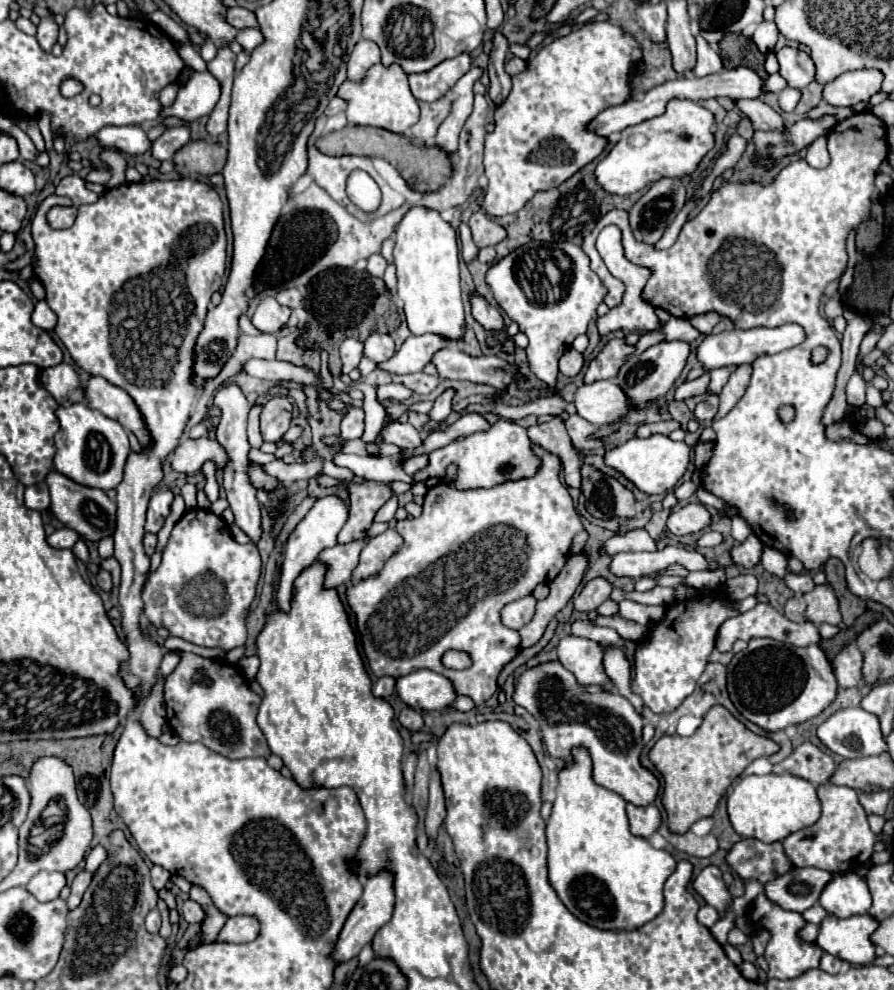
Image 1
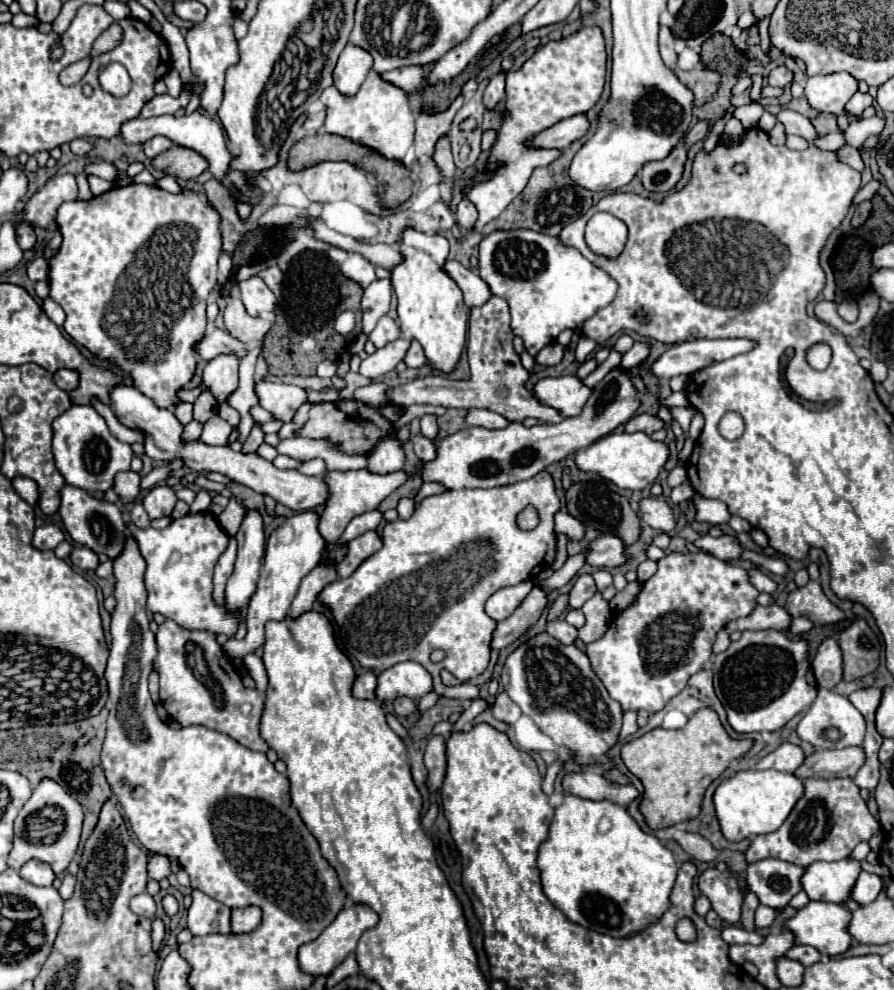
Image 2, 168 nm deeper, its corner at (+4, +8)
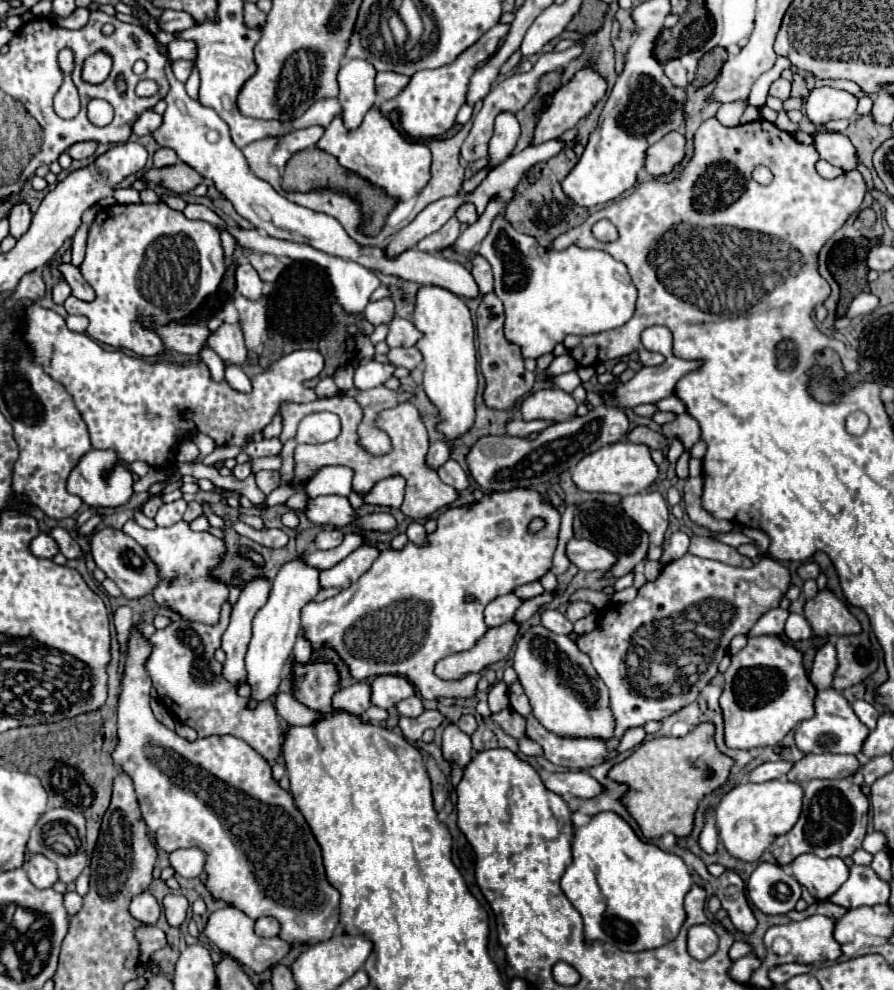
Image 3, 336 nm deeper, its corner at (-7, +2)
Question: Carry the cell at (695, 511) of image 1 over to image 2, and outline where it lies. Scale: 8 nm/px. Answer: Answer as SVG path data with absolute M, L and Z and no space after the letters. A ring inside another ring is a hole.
M642 498L638 502L638 510L636 514L640 516L640 520L648 526L652 526L654 530L662 530L662 532L672 532L674 530L674 516L672 516L672 508L664 498Z

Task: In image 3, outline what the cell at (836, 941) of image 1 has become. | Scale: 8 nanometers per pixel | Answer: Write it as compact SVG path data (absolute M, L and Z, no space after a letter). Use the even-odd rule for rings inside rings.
M813 914L805 920L799 920L799 922L787 922L787 924L781 924L781 926L771 926L765 934L765 946L767 946L767 956L765 956L765 966L761 966L763 970L769 970L773 966L779 966L779 964L787 964L787 962L799 962L799 964L821 964L825 960L839 960L841 956L841 944L835 940L833 936L835 932L835 920L829 918L829 916L821 916L821 914ZM775 938L785 938L789 940L791 944L791 950L789 954L785 956L779 956L771 950L771 944Z

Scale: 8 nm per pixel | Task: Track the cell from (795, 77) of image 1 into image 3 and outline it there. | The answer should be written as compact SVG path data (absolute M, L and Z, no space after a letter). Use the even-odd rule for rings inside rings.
M785 78L775 80L775 82L771 84L771 90L769 90L771 96L777 96L777 98L781 98L781 100L787 100L787 98L789 98L789 92L791 92L791 82L785 80Z

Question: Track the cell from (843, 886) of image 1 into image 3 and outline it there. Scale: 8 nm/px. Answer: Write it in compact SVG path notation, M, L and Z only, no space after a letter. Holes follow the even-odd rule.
M815 854L795 858L791 872L817 902L831 898L849 878L849 868L841 858L817 858Z

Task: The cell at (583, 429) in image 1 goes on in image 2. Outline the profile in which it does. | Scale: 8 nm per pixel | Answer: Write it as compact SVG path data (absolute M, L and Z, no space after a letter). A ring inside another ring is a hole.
M490 296L486 304L470 310L470 324L468 324L468 362L472 370L470 380L438 380L436 376L424 376L410 380L406 384L394 386L386 392L386 400L394 402L402 408L412 404L432 404L444 408L488 408L506 416L512 422L522 422L524 418L536 418L540 422L560 422L564 420L554 408L542 406L536 396L526 390L524 376L522 376L522 362L520 356L514 352L512 346L514 334L510 328L510 312L506 300L498 296Z

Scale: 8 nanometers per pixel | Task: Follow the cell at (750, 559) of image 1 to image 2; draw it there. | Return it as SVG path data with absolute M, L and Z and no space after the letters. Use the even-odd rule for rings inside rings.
M704 534L698 540L694 540L694 546L720 560L738 560L742 554L742 546L734 536L712 538L710 534Z

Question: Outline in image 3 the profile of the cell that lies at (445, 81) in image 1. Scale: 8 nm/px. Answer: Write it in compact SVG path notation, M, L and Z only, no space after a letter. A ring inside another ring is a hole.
M379 72L375 78L379 100L395 98L409 84L409 80L411 80L409 76L401 76L401 74L393 74L393 72Z

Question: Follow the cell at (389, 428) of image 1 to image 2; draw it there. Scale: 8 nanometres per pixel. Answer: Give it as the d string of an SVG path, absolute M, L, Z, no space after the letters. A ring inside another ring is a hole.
M416 436L414 438L414 452L422 462L430 462L436 456L436 444L426 440L424 436Z

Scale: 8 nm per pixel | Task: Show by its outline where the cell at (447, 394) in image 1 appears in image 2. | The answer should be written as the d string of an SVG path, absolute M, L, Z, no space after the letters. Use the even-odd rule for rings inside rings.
M424 416L424 418L422 418L422 436L426 436L426 438L432 440L432 442L436 442L436 438L438 438L436 416Z

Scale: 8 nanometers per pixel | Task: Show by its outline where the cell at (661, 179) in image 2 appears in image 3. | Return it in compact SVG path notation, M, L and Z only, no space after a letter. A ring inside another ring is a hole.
M673 132L649 148L645 170L651 176L665 176L671 174L673 168L683 162L683 158L685 158L685 136Z

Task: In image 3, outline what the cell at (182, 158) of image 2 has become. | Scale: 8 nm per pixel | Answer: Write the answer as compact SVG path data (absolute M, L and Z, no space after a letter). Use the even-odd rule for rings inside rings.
M177 162L165 168L151 168L147 172L147 180L153 184L161 184L175 194L185 194L193 190L197 184L201 184L203 176L197 170L193 170L189 164Z

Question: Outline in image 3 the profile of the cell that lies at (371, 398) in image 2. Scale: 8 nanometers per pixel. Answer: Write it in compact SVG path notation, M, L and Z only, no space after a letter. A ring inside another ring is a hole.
M345 366L345 368L341 368L341 370L337 370L337 372L333 374L333 380L337 382L337 386L339 386L341 392L357 390L355 384L353 384L353 372L355 372L353 366Z

